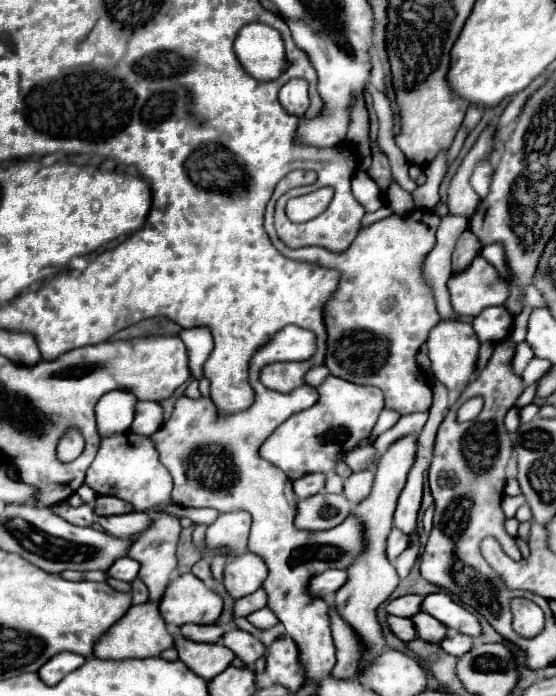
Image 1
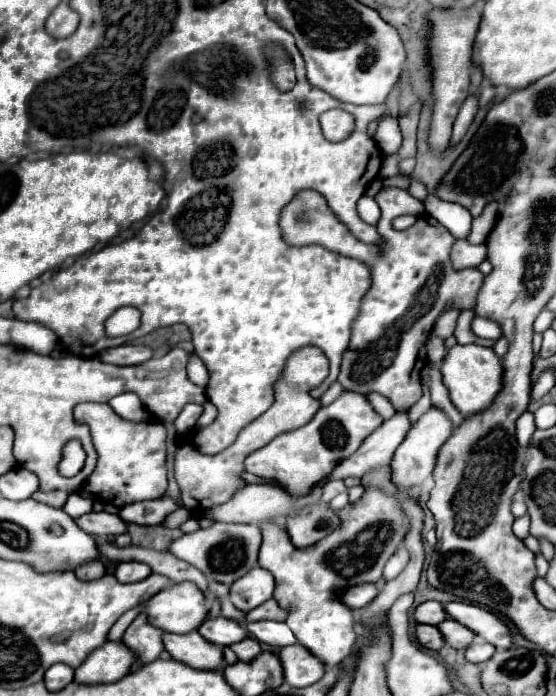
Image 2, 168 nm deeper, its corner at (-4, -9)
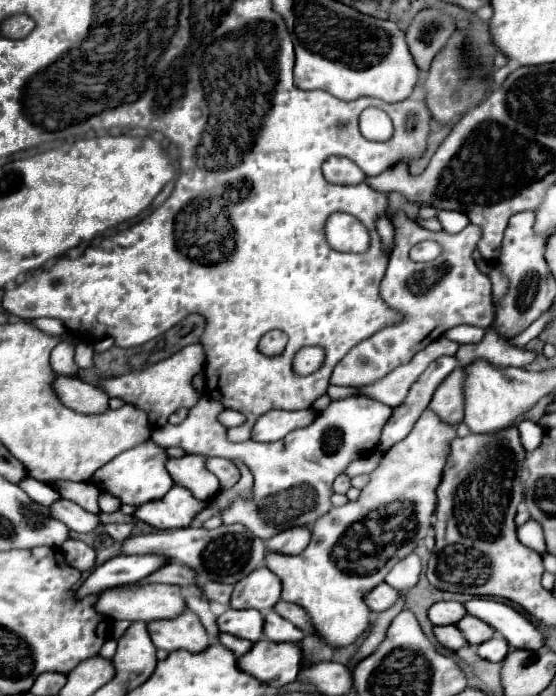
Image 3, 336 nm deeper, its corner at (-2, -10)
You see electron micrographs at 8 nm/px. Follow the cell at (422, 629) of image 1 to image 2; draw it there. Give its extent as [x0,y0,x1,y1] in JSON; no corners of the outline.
[439,619,475,649]

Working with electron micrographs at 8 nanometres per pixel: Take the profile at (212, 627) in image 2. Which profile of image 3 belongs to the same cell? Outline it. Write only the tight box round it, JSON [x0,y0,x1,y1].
[217,610,263,642]

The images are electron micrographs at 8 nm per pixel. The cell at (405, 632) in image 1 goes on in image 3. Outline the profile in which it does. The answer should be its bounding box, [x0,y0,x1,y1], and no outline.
[433,626,465,650]

